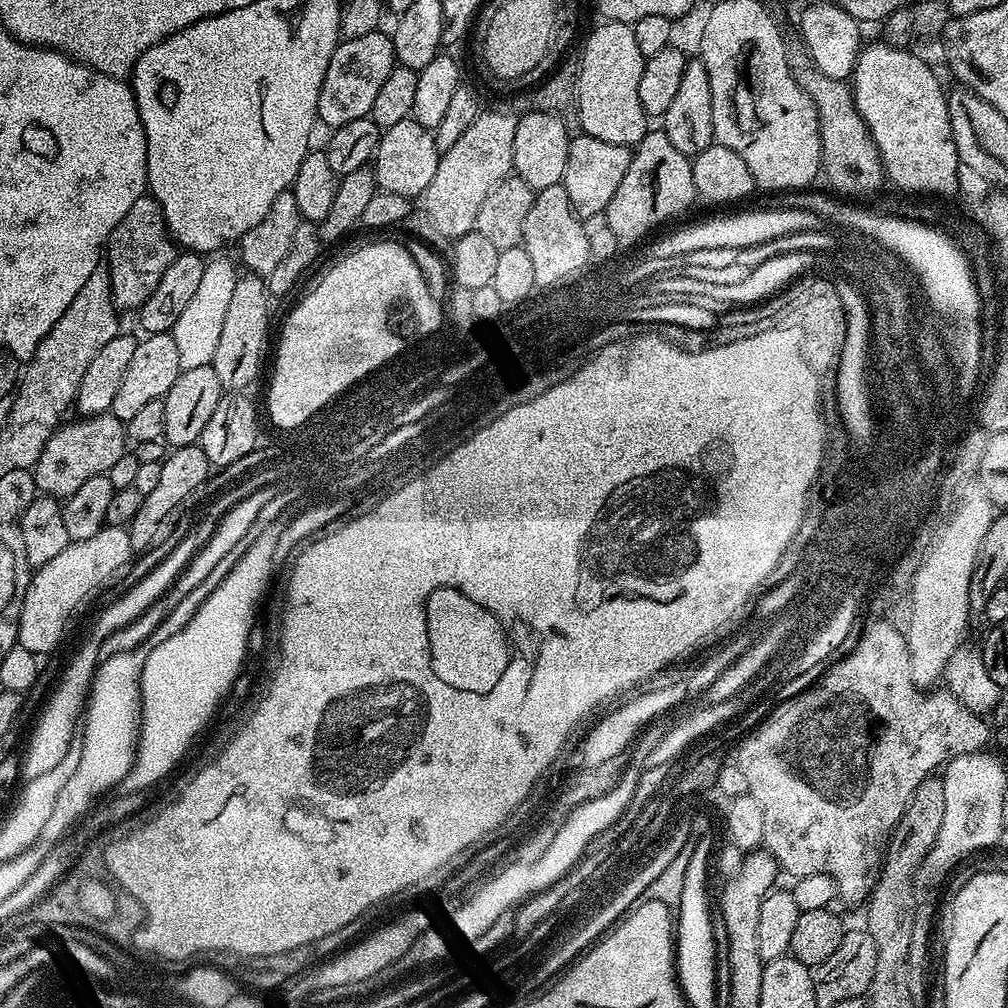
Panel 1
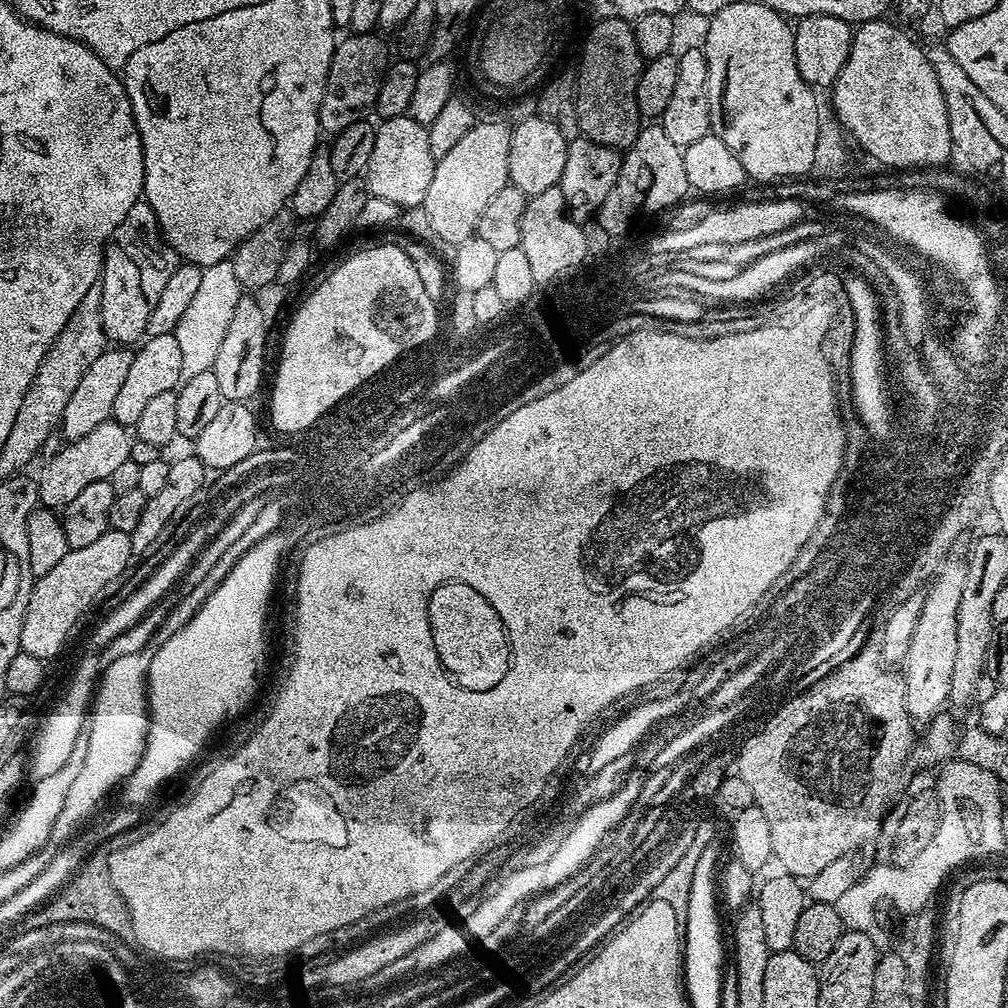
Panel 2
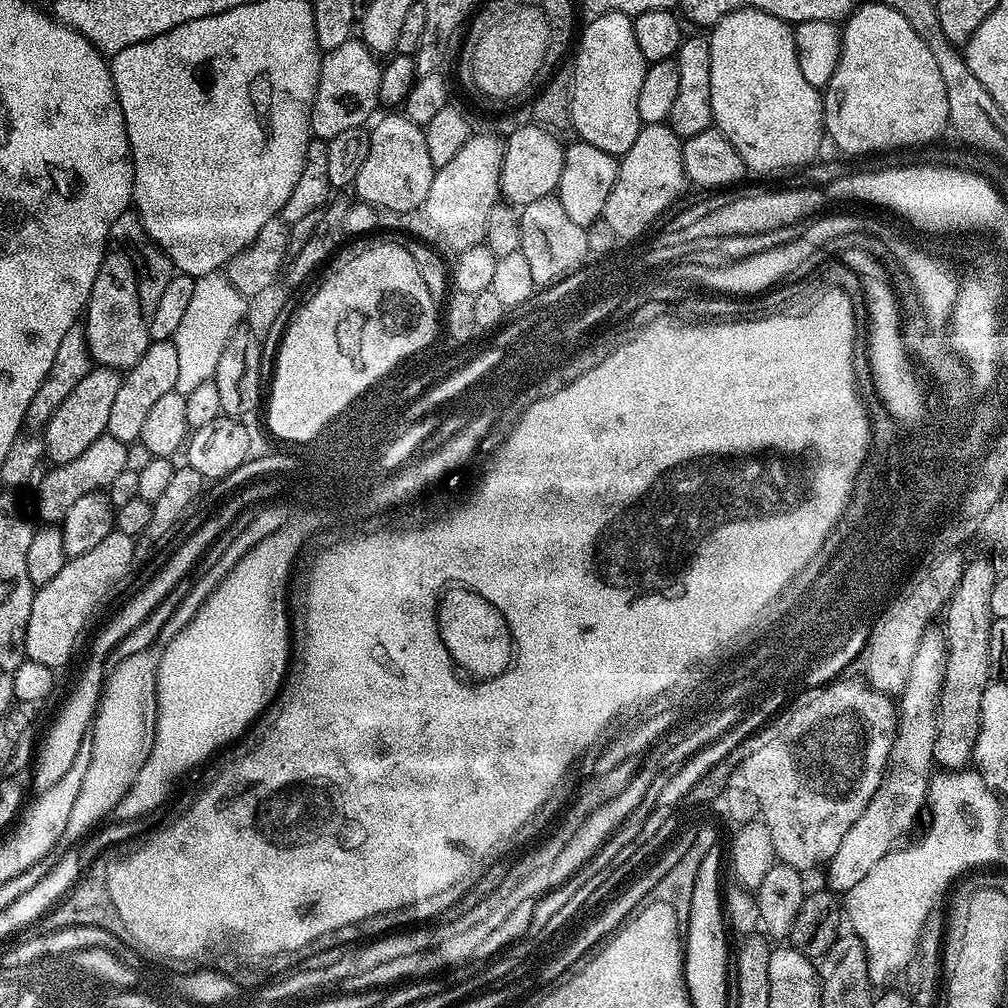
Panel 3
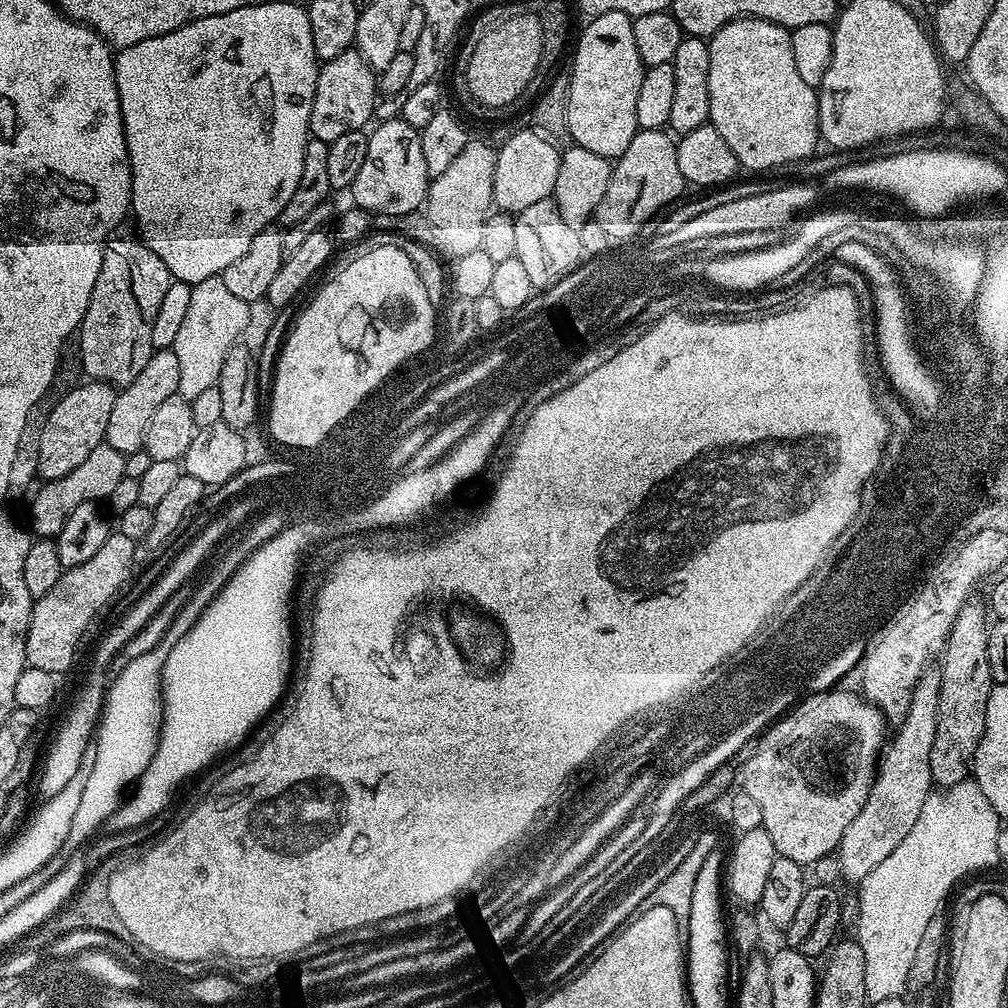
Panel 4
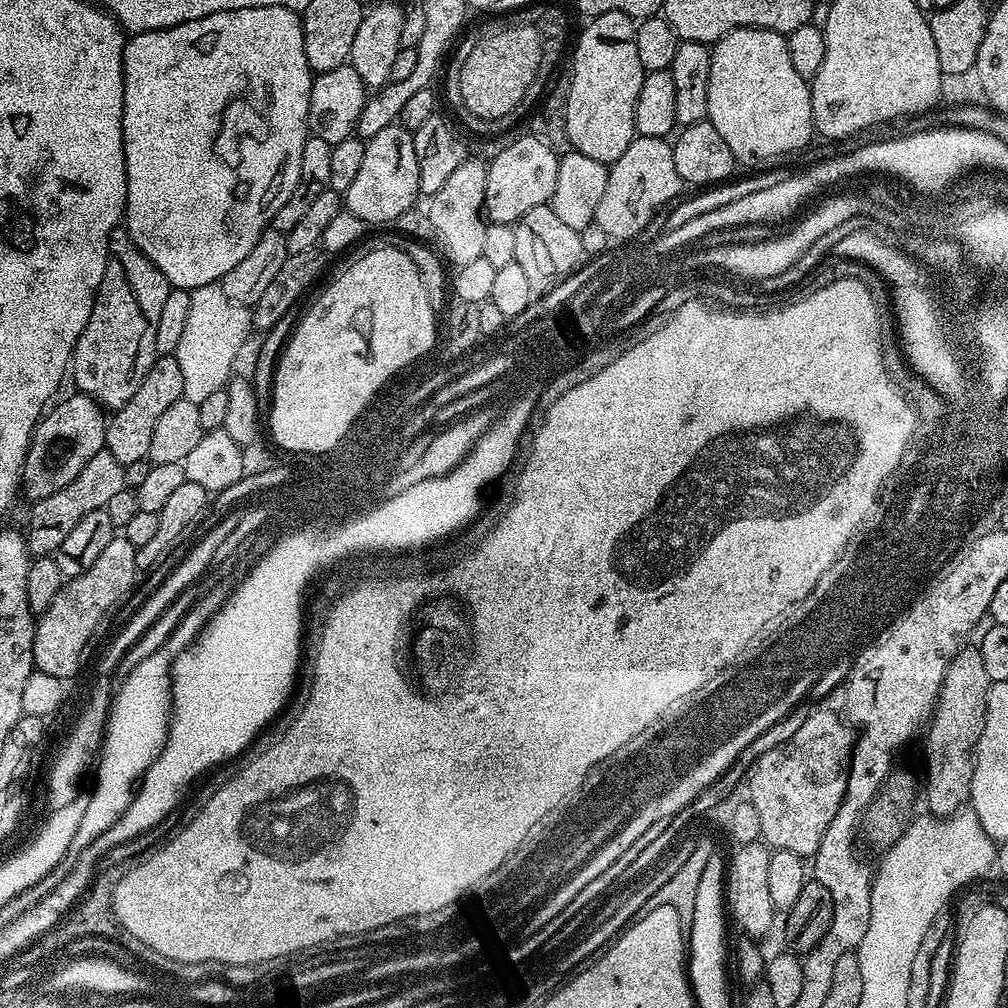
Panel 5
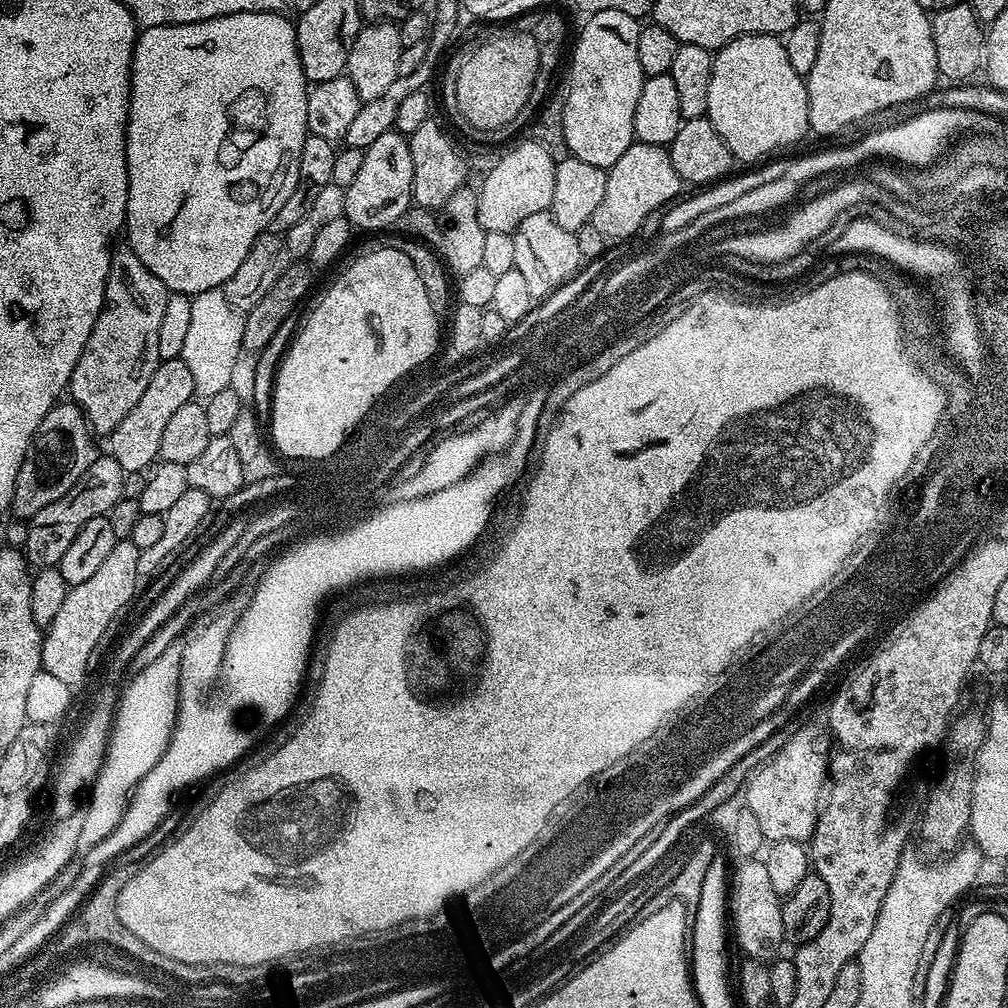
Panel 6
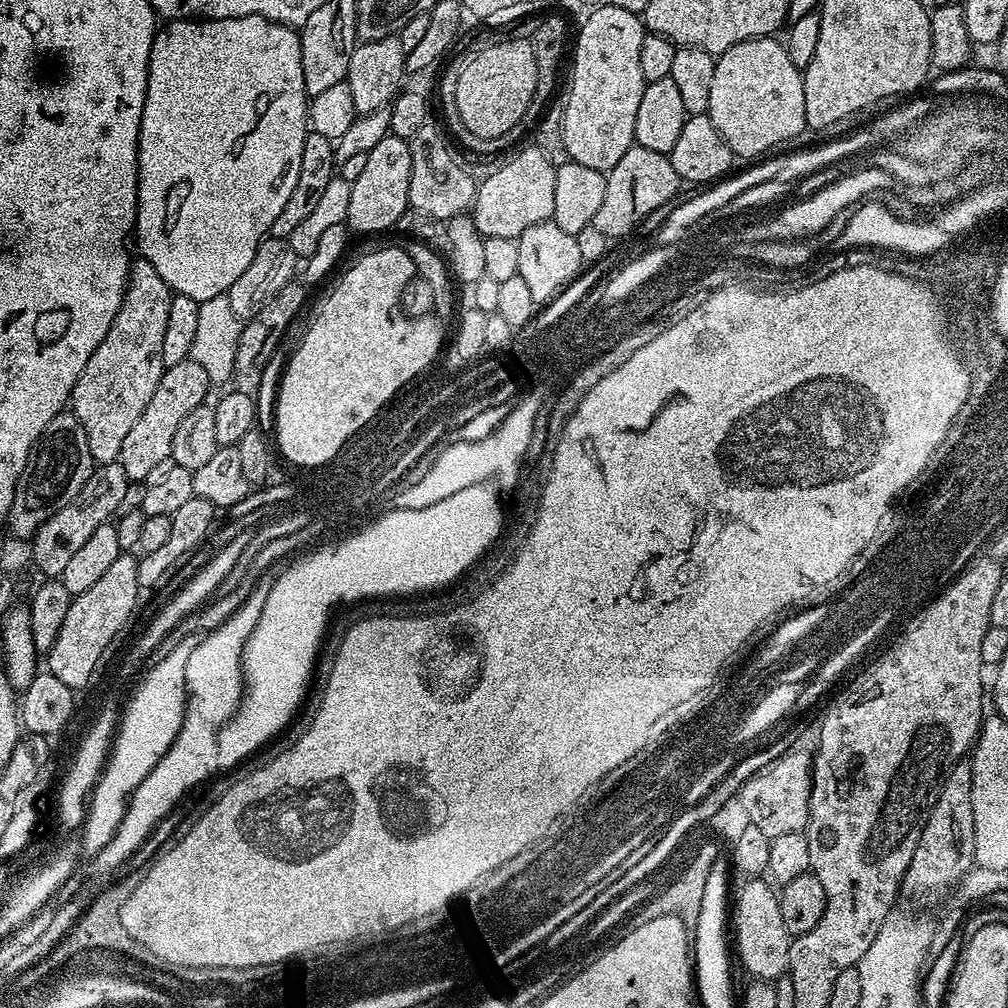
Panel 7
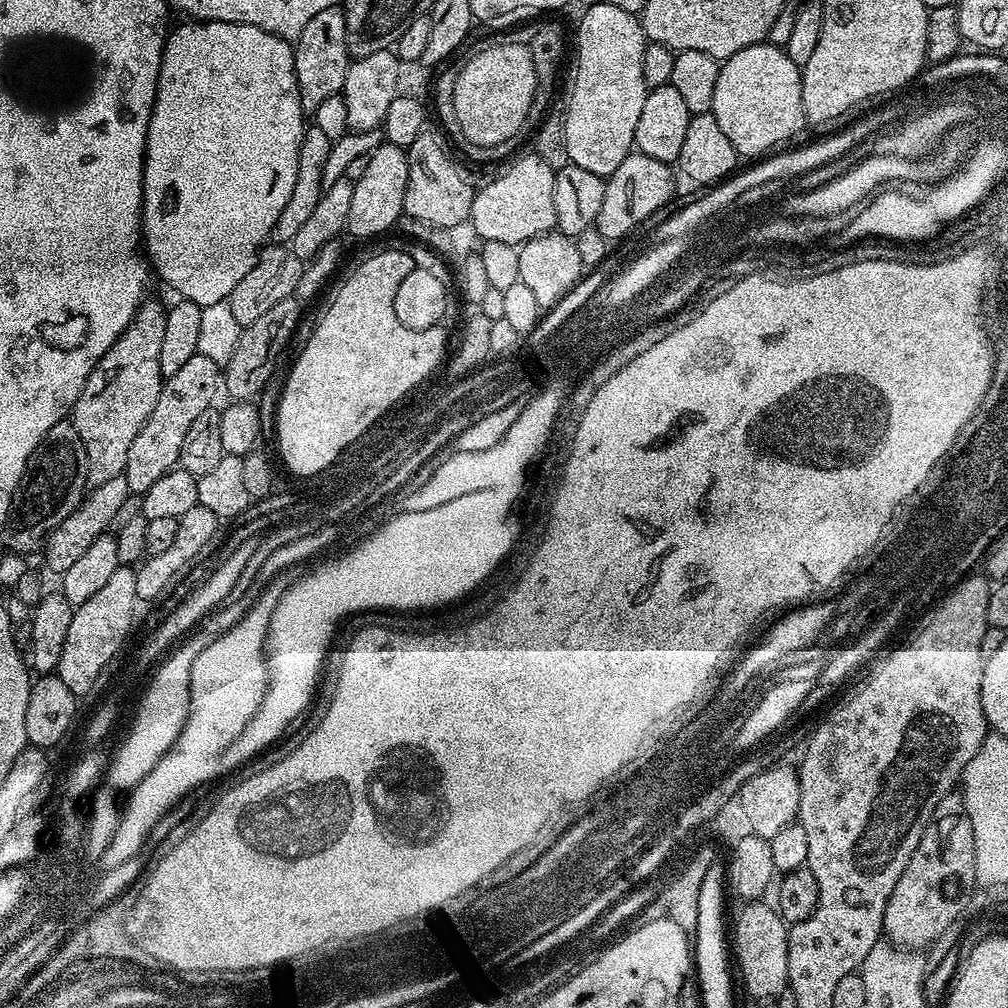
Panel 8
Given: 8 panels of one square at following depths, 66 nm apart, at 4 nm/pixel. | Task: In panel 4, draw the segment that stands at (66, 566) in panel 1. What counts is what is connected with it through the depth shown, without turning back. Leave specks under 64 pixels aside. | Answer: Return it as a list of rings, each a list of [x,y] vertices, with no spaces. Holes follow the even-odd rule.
[[[113,531],[99,550],[82,562],[82,566],[64,569],[62,578],[58,578],[50,594],[35,597],[26,638],[27,667],[61,674],[75,662],[76,647],[87,634],[92,619],[116,595],[119,597],[123,593],[124,585],[132,577],[136,545],[137,541],[126,538],[126,534]]]

